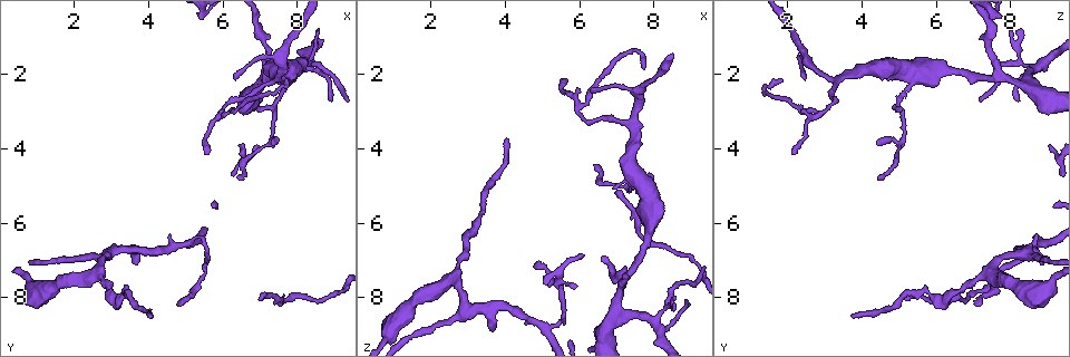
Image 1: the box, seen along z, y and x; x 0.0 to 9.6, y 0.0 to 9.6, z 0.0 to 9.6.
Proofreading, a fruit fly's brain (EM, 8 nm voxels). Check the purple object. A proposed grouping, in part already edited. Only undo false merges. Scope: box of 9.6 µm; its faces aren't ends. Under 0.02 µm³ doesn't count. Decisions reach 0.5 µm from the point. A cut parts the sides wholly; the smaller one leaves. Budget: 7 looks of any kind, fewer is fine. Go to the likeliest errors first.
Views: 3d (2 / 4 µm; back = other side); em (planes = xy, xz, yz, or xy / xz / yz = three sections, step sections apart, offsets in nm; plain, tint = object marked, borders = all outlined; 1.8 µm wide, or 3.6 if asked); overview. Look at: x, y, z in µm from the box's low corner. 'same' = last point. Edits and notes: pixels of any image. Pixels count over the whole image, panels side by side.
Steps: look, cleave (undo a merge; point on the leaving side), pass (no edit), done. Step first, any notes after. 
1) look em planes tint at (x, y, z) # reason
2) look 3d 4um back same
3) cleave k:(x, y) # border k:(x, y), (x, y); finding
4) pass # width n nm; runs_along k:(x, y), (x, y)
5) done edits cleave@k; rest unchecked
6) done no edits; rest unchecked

look em planes tint at (2.95, 6.80, 8.25) # four-way junction

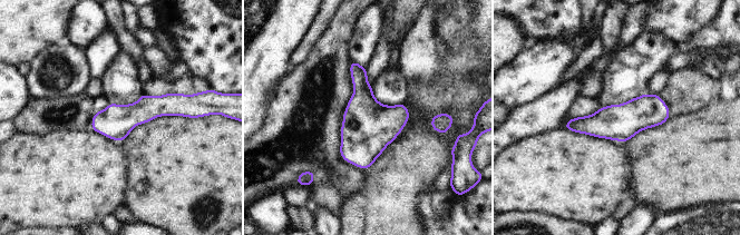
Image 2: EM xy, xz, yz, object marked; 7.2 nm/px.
pass # one cell here

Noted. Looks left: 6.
look em planes tint at (6.95, 2.20, 8.30) # abrupt turn

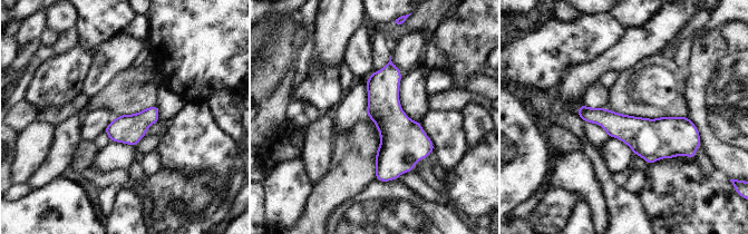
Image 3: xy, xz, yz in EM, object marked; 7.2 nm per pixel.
pass # width 220 nm; runs_along 3:(581, 108), (625, 128), (690, 128); continuous, no second cell

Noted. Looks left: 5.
look 3d 2um at (5.10, 6.55, 8.80) # abrupt turn

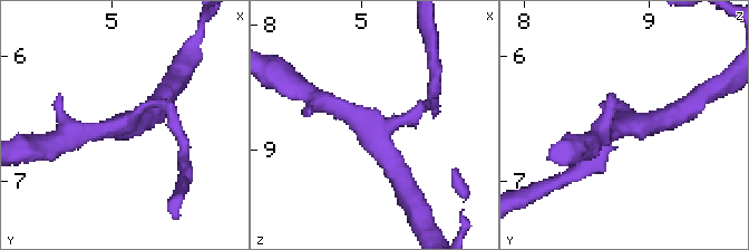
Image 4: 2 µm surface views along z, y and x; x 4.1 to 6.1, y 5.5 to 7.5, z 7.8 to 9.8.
look em xz step 4 plain at (5.12, 6.50, 8.80) # arms 3

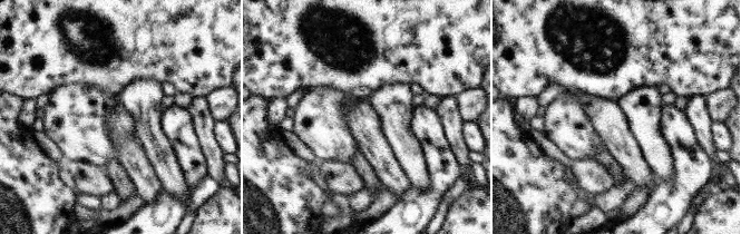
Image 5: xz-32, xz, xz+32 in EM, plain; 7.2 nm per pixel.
look em xz step 4 tint same

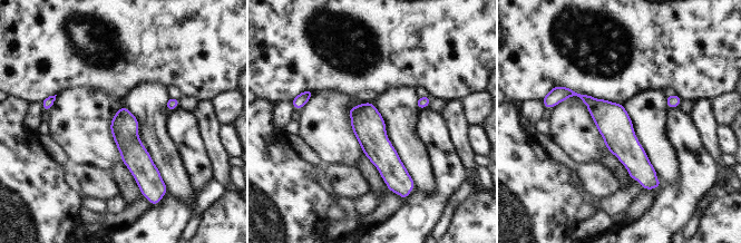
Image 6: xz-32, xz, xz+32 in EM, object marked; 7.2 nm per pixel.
pass # continuous, no second cell

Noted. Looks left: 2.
done no edits; rest unchecked

